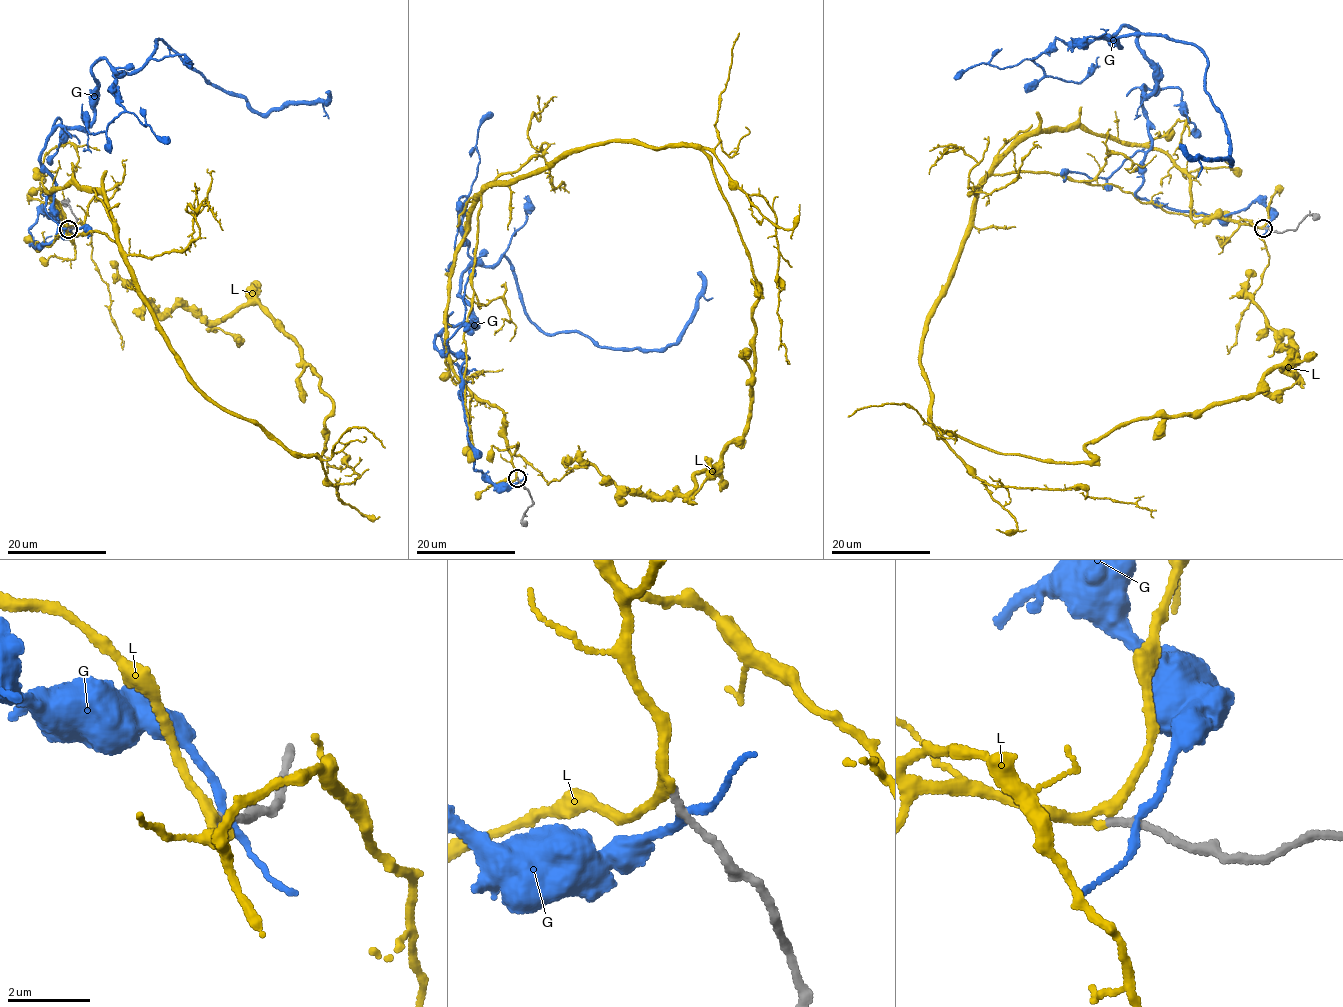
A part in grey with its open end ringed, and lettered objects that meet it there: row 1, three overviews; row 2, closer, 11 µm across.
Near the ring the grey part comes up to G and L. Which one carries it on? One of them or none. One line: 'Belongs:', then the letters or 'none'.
Belongs: L

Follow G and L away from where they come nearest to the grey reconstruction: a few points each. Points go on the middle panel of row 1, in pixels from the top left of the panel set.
G: (518, 481), (433, 344), (478, 326), (463, 272), (655, 350), (701, 271)
L: (517, 478), (452, 369), (470, 208), (594, 144), (697, 147), (760, 288), (747, 433), (681, 494), (564, 467)

